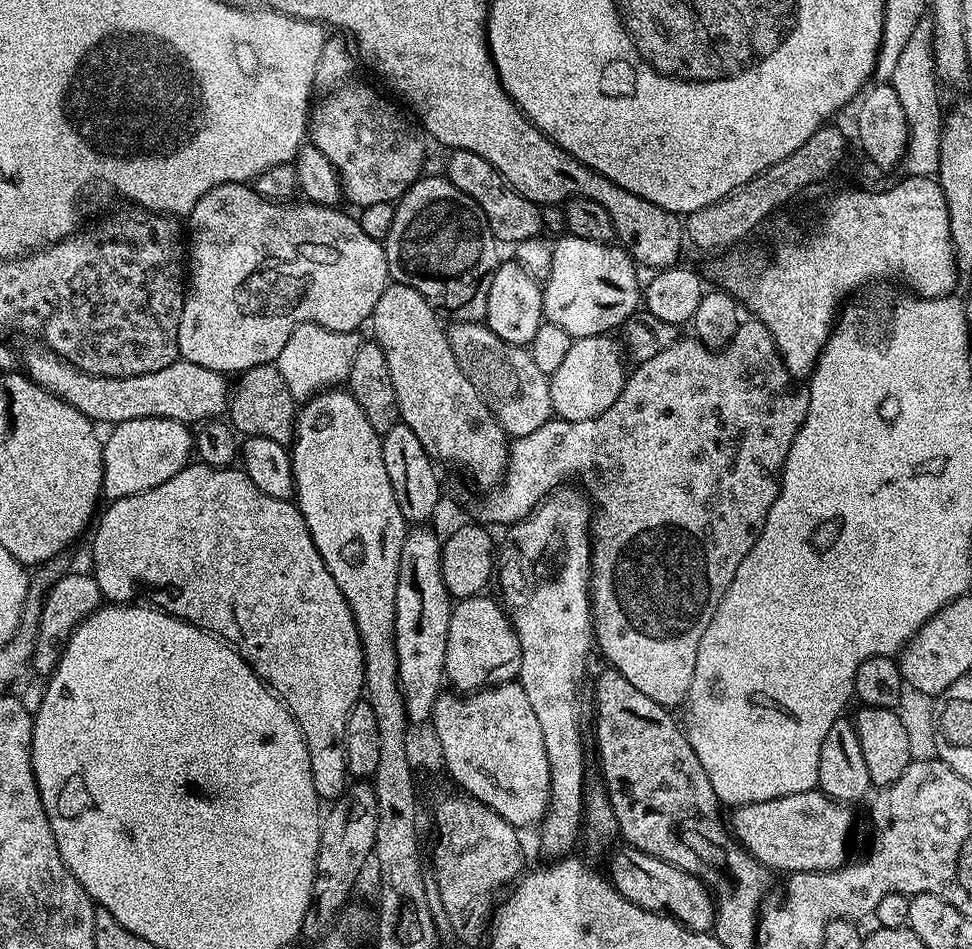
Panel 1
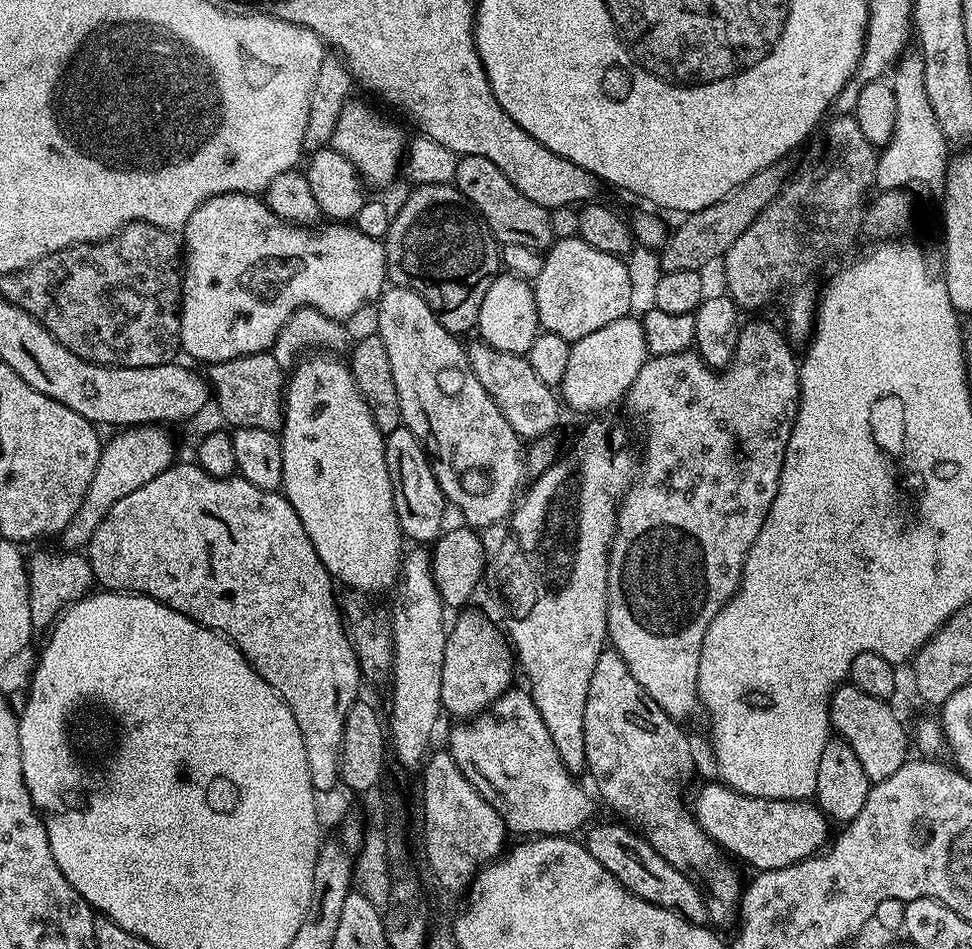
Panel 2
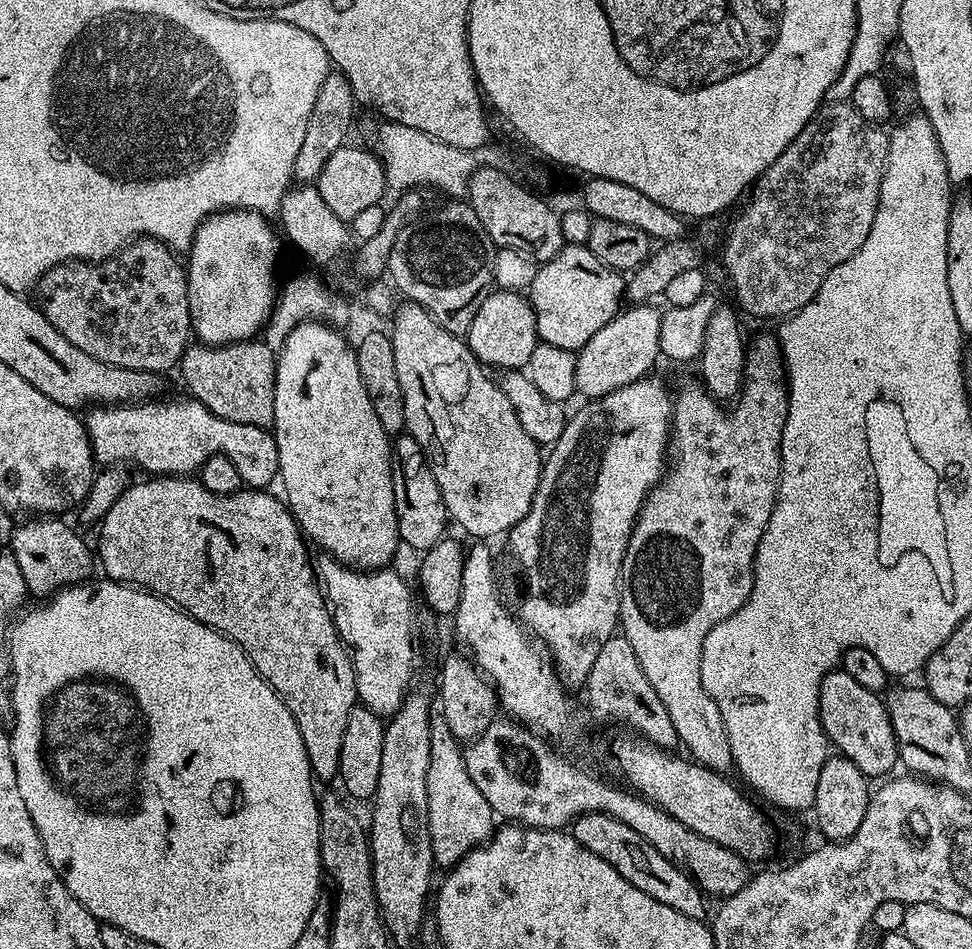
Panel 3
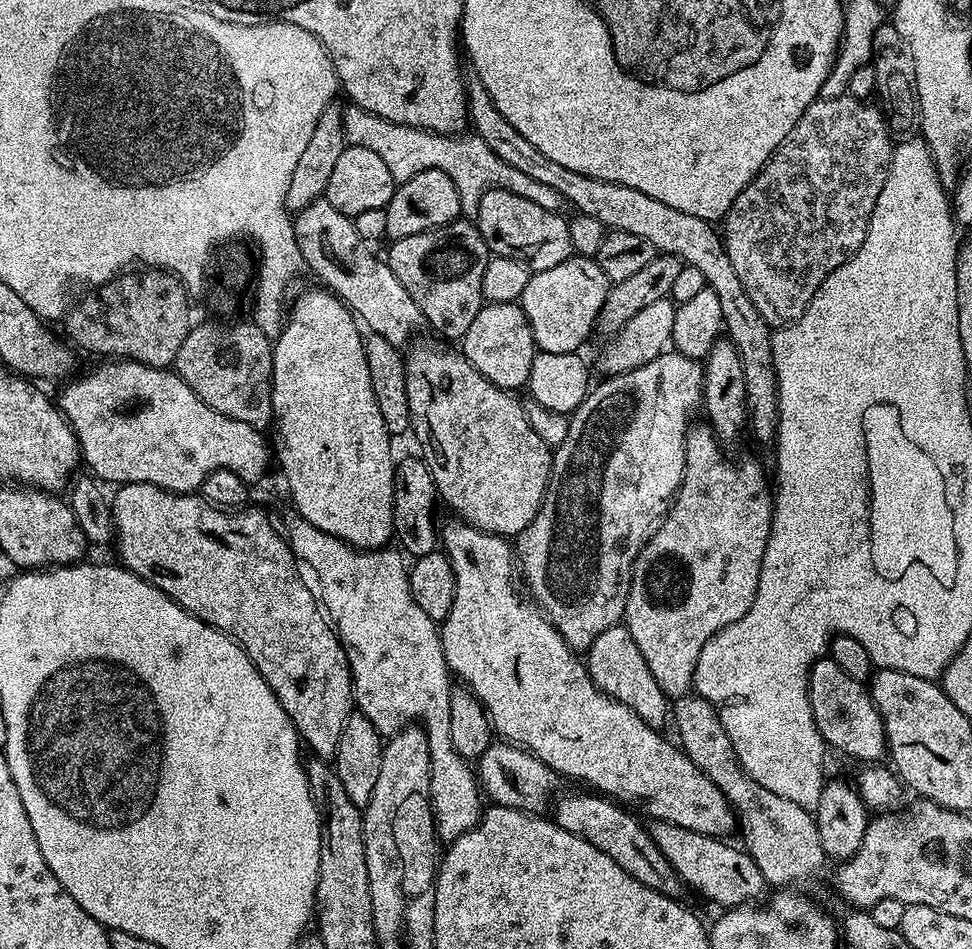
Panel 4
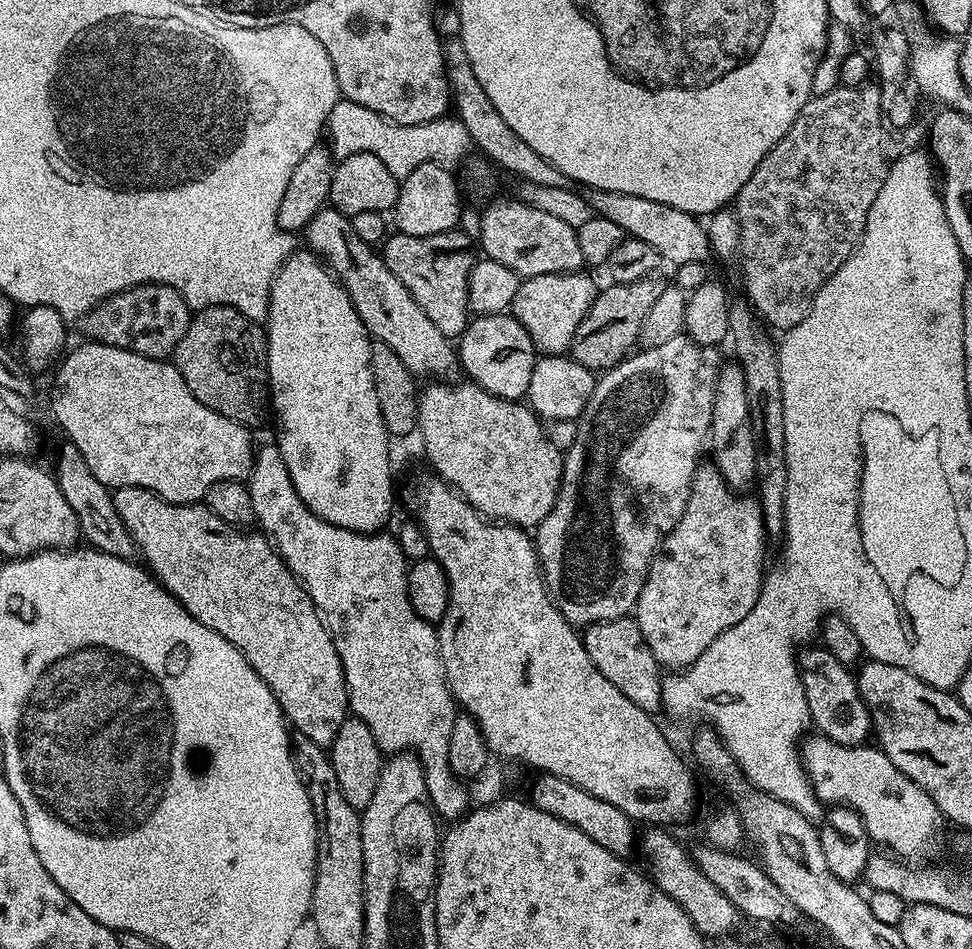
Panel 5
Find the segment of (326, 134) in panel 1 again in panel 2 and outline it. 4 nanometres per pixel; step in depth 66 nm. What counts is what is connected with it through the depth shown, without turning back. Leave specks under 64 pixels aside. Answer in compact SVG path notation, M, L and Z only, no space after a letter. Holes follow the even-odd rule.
M353 99L344 105L342 114L334 126L331 147L338 150L358 170L365 185L384 188L396 175L401 175L406 160L406 139L404 132L392 120L387 120L380 112L375 112L368 104Z

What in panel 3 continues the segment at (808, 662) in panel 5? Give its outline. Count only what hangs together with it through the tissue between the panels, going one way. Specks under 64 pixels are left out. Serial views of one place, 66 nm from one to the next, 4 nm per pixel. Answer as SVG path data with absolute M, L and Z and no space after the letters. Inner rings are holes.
M833 670L824 675L820 687L820 725L824 727L829 745L839 755L850 758L864 776L884 778L892 767L897 767L898 742L887 703L877 693L866 690L862 682L854 682L848 672Z

